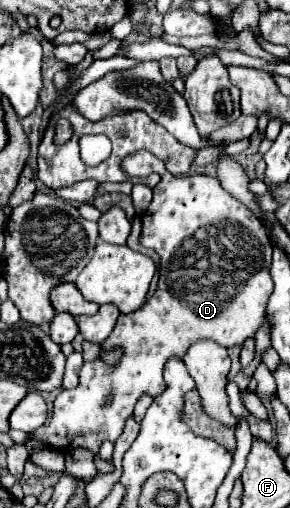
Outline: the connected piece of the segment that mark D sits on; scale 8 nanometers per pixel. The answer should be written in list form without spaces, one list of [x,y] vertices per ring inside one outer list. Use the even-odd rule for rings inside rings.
[[[166,173],[154,187],[154,199],[148,211],[142,215],[140,243],[160,255],[158,289],[138,311],[120,315],[120,321],[116,323],[108,341],[102,343],[102,349],[116,345],[124,349],[120,363],[112,369],[102,361],[84,363],[80,371],[80,385],[76,389],[64,389],[54,401],[50,423],[38,427],[32,433],[34,439],[44,441],[52,449],[72,451],[76,447],[86,447],[96,453],[102,441],[108,439],[114,443],[124,429],[124,421],[132,415],[138,397],[144,393],[156,397],[164,391],[166,385],[162,379],[162,367],[170,355],[182,357],[192,343],[202,339],[212,339],[224,347],[242,345],[244,339],[252,337],[264,321],[268,297],[272,295],[272,277],[268,273],[268,265],[272,263],[272,243],[256,215],[230,193],[226,193],[216,177],[176,177]],[[108,395],[112,395],[112,403],[110,407],[104,407]]]

